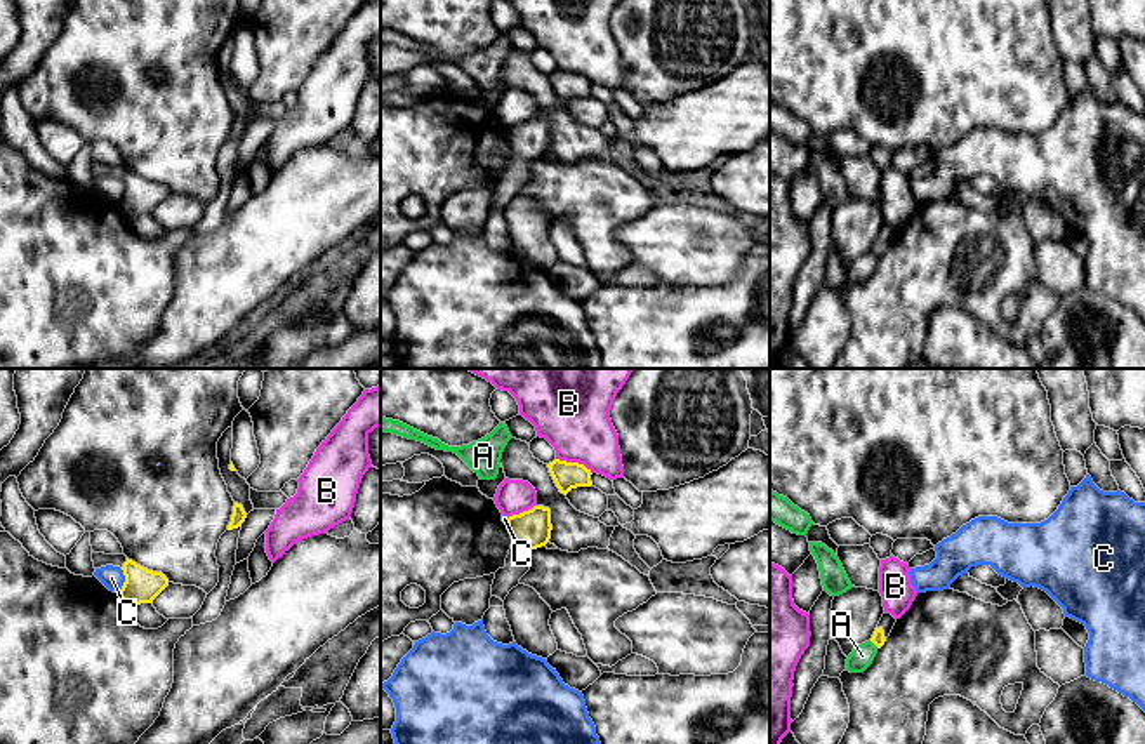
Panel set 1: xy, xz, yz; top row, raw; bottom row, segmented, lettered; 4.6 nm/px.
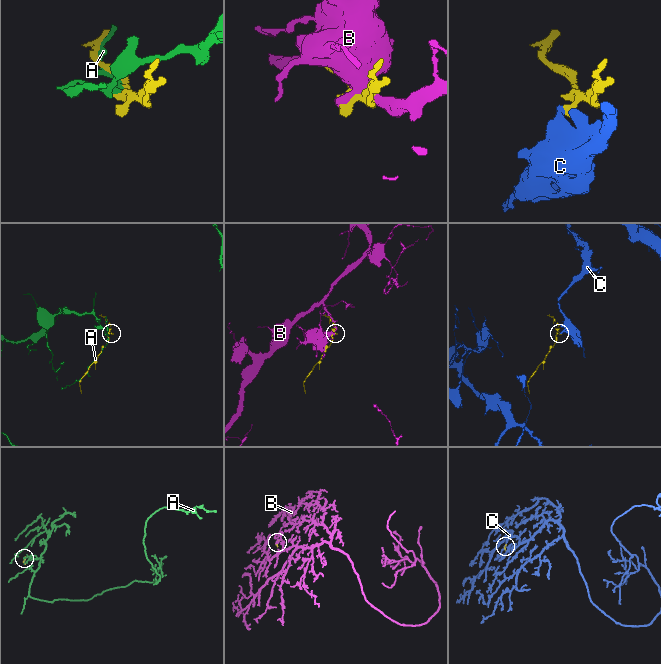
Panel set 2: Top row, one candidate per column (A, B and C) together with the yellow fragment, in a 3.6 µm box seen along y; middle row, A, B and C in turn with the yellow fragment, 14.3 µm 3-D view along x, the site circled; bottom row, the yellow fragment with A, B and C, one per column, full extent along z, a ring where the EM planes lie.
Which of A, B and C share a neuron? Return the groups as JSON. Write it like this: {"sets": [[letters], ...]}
{"sets": [["A"], ["B"], ["C"]]}

